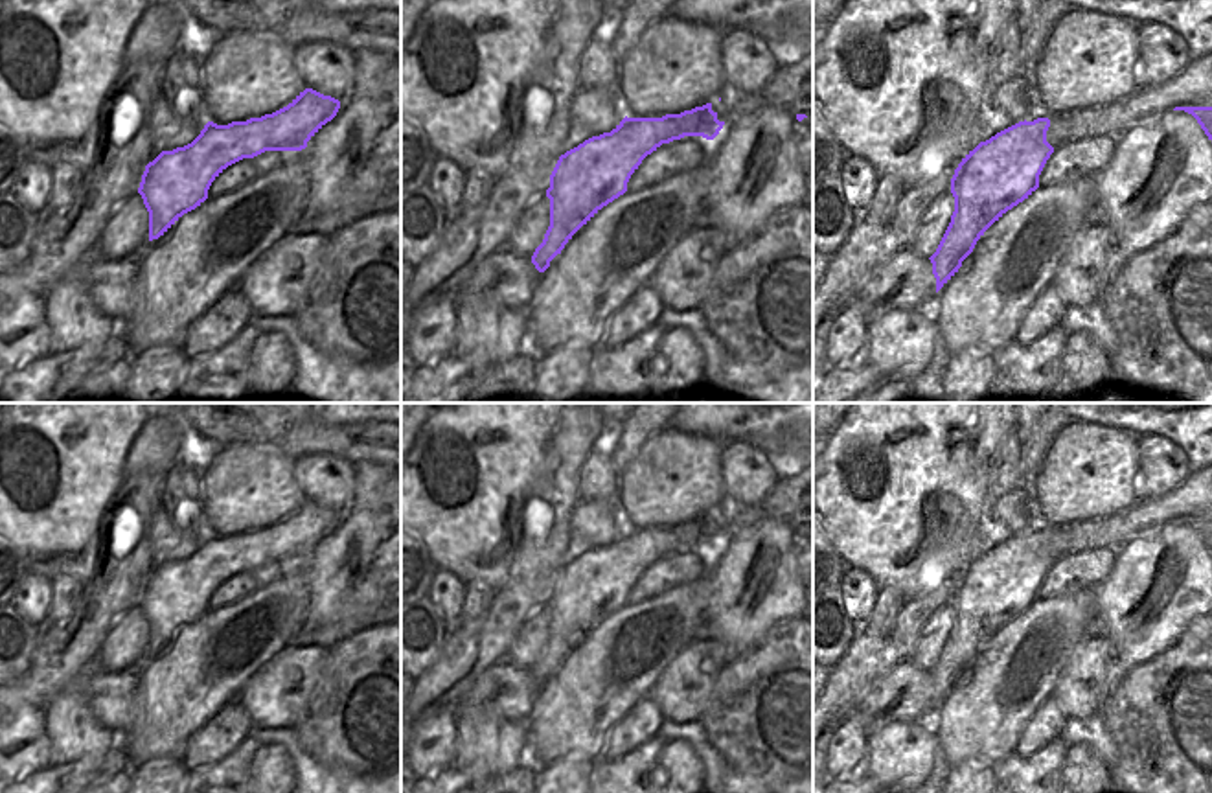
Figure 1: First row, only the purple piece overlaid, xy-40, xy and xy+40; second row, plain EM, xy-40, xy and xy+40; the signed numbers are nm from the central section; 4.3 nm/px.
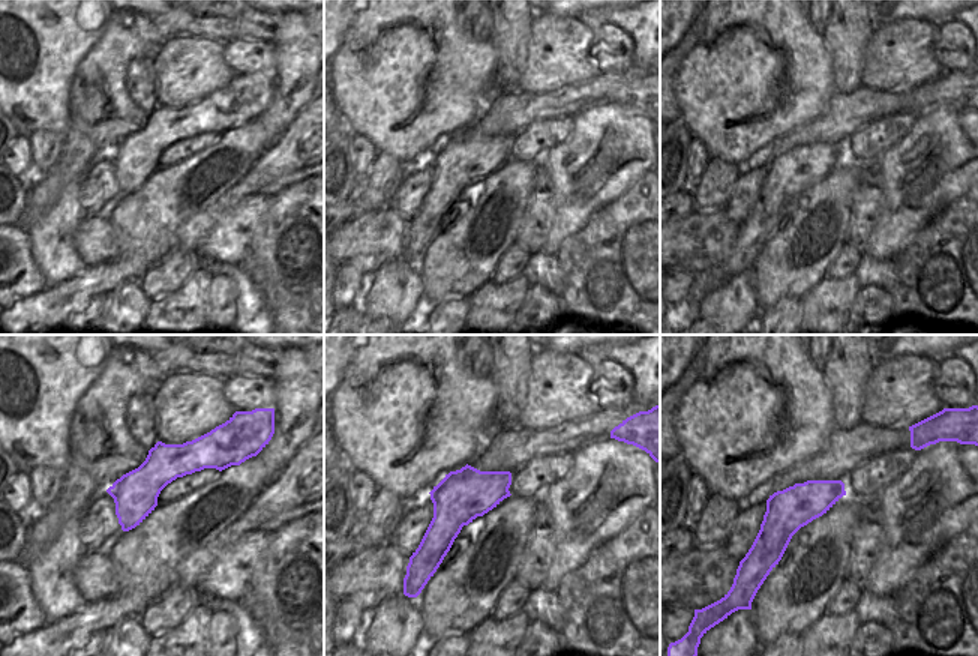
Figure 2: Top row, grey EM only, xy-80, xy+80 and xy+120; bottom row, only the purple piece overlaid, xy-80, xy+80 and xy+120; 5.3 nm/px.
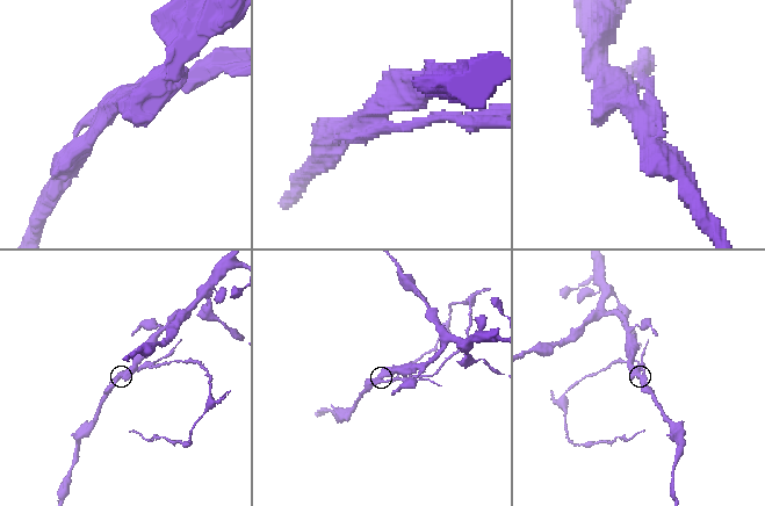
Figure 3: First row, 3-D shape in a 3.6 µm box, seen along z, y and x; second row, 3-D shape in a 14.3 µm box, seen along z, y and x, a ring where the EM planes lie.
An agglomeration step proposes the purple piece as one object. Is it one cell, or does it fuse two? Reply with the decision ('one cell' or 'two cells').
two cells

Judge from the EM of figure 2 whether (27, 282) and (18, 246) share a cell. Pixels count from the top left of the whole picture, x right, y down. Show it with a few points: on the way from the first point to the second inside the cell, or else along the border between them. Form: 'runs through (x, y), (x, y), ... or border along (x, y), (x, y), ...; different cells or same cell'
runs through (26, 273), (18, 263), (18, 255); same cell

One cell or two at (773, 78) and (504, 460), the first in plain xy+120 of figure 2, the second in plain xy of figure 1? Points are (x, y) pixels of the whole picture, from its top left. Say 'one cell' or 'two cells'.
one cell

